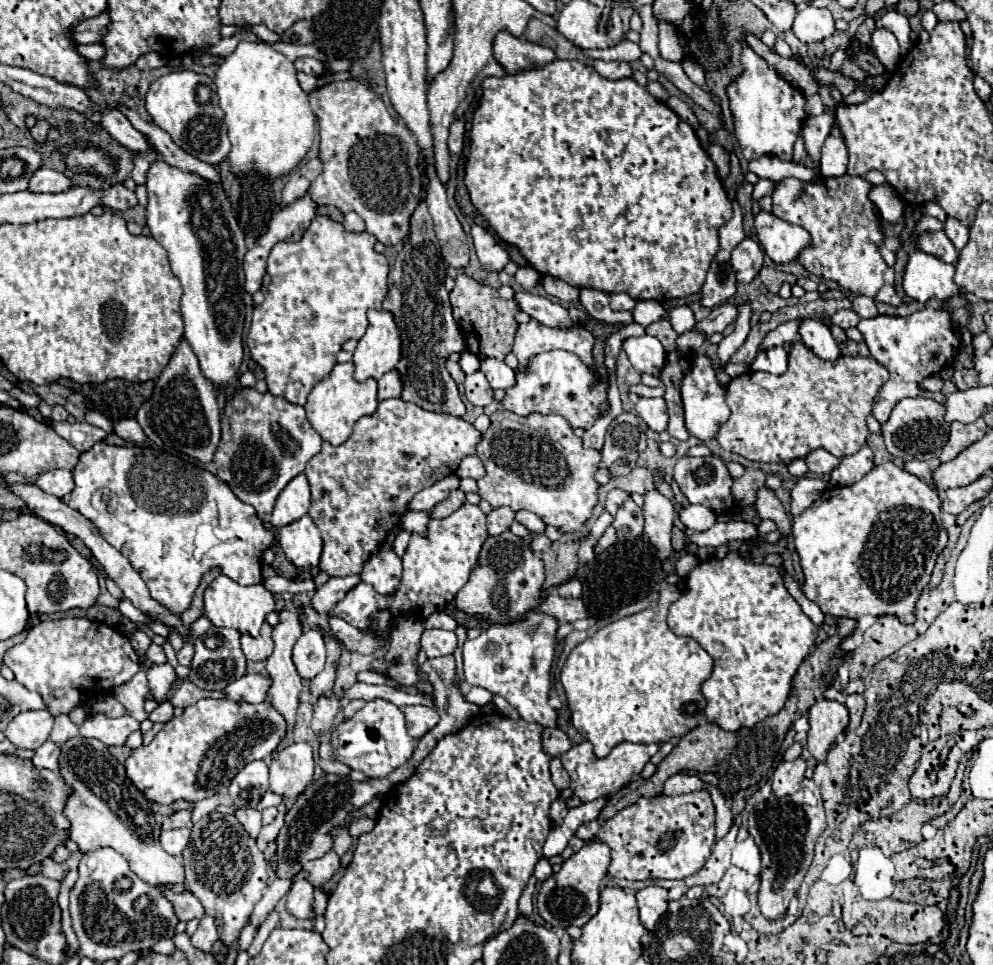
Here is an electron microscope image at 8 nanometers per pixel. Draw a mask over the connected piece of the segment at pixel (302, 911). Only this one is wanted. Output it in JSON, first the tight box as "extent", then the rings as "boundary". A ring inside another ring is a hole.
{"extent":[287,880,315,918],"boundary":[[[295,880],[287,896],[287,910],[297,918],[315,918],[311,902],[313,902],[313,886],[307,880]]]}

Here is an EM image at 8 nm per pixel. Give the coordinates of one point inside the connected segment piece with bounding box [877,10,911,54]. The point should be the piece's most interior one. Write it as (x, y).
(897, 23)

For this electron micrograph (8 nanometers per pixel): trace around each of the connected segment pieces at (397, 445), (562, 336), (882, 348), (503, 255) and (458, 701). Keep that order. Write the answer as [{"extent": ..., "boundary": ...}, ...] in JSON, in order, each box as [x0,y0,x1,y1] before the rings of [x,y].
[{"extent":[305,398,481,576],"boundary":[[[391,398],[379,402],[375,414],[359,418],[355,422],[353,434],[341,446],[323,442],[323,450],[315,454],[305,468],[305,476],[311,484],[309,516],[323,536],[323,554],[319,564],[321,570],[329,572],[331,576],[359,574],[363,562],[369,560],[369,556],[379,548],[387,534],[401,522],[401,516],[407,512],[407,502],[419,490],[451,476],[457,470],[461,458],[475,454],[479,440],[481,432],[463,418],[429,412],[413,402]]]},{"extent":[513,318,595,370],"boundary":[[[531,318],[527,324],[519,324],[513,354],[519,360],[519,368],[525,368],[531,356],[561,348],[567,352],[575,352],[585,364],[589,364],[595,370],[591,356],[593,344],[595,344],[593,334],[581,324],[573,324],[571,328],[551,328]]]},{"extent":[857,300,959,424],"boundary":[[[929,300],[923,310],[913,312],[911,316],[873,316],[863,318],[857,324],[857,330],[863,334],[865,344],[869,346],[871,356],[887,366],[889,380],[879,388],[877,400],[873,402],[873,416],[885,424],[895,404],[907,396],[921,396],[925,390],[921,388],[921,380],[945,370],[953,356],[959,350],[959,334],[955,330],[953,312],[947,308],[947,300]]]},{"extent":[471,226,509,272],"boundary":[[[483,226],[471,228],[471,238],[475,244],[475,252],[479,256],[479,262],[489,272],[499,272],[509,262],[509,254],[497,244],[497,240],[491,236],[491,232]]]},{"extent":[417,656,479,758],"boundary":[[[441,656],[441,658],[425,660],[423,664],[419,664],[419,674],[421,674],[423,678],[427,678],[431,684],[435,684],[435,702],[437,702],[439,716],[441,716],[439,724],[435,726],[435,730],[429,732],[425,738],[419,740],[419,748],[417,748],[419,754],[417,754],[417,756],[423,758],[423,756],[431,750],[431,746],[433,746],[437,740],[441,740],[445,734],[449,734],[449,732],[459,732],[461,728],[465,728],[465,726],[479,714],[479,706],[465,702],[465,698],[461,696],[459,684],[457,684],[457,676],[455,676],[455,660],[453,660],[453,656]]]}]

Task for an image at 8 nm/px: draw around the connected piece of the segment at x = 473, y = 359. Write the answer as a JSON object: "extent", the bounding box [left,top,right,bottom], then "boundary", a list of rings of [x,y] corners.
{"extent":[459,352,481,375],"boundary":[[[470,352],[461,353],[459,365],[463,372],[468,375],[480,369],[481,360],[478,356]]]}

